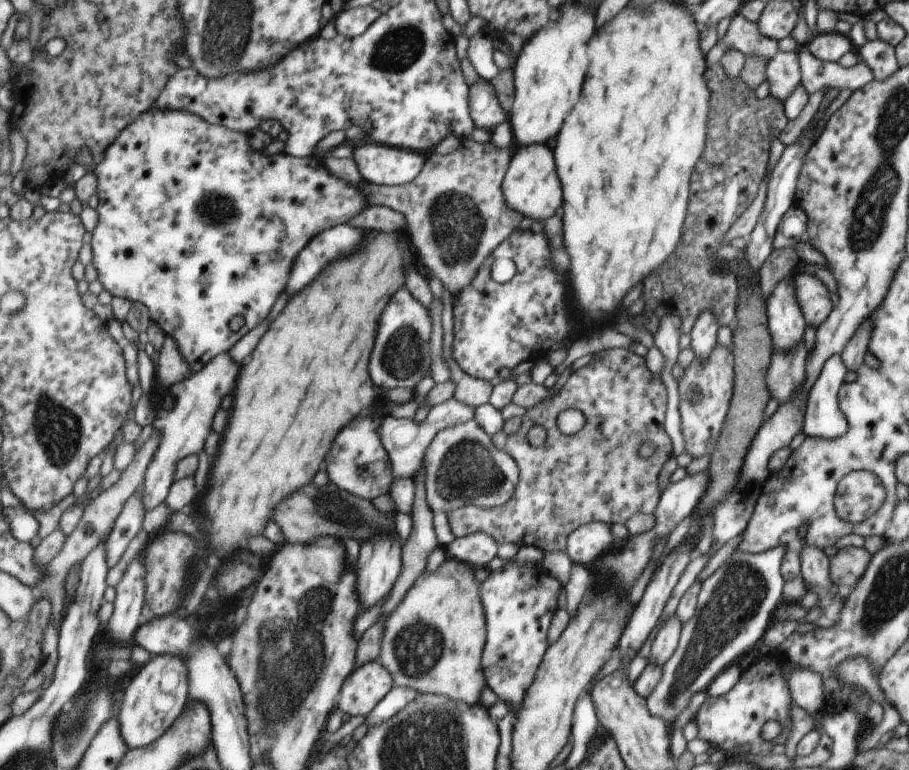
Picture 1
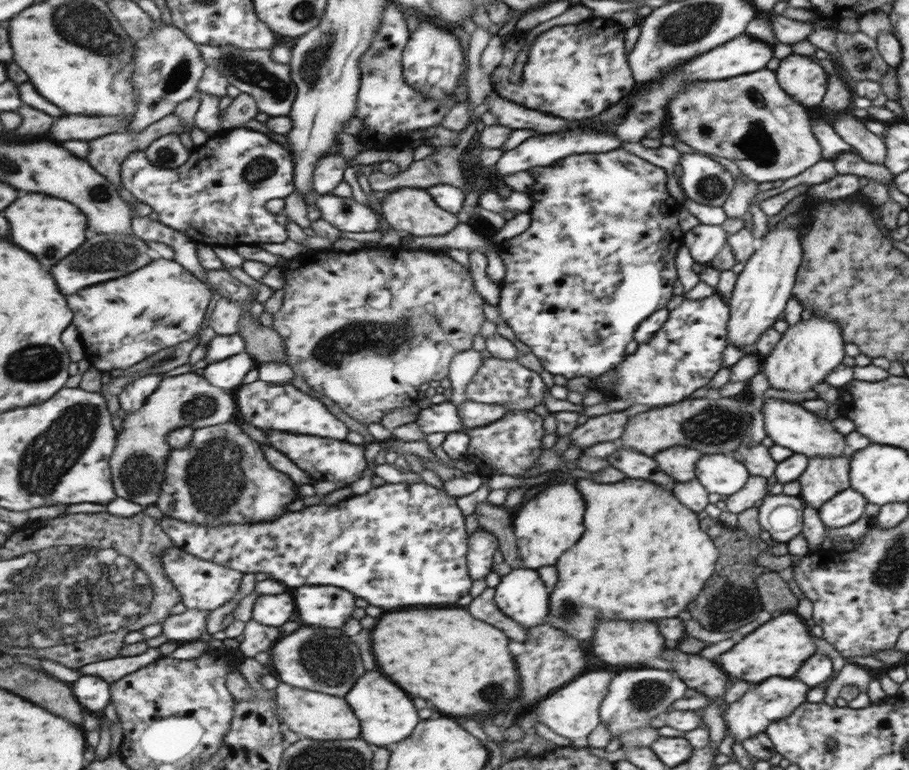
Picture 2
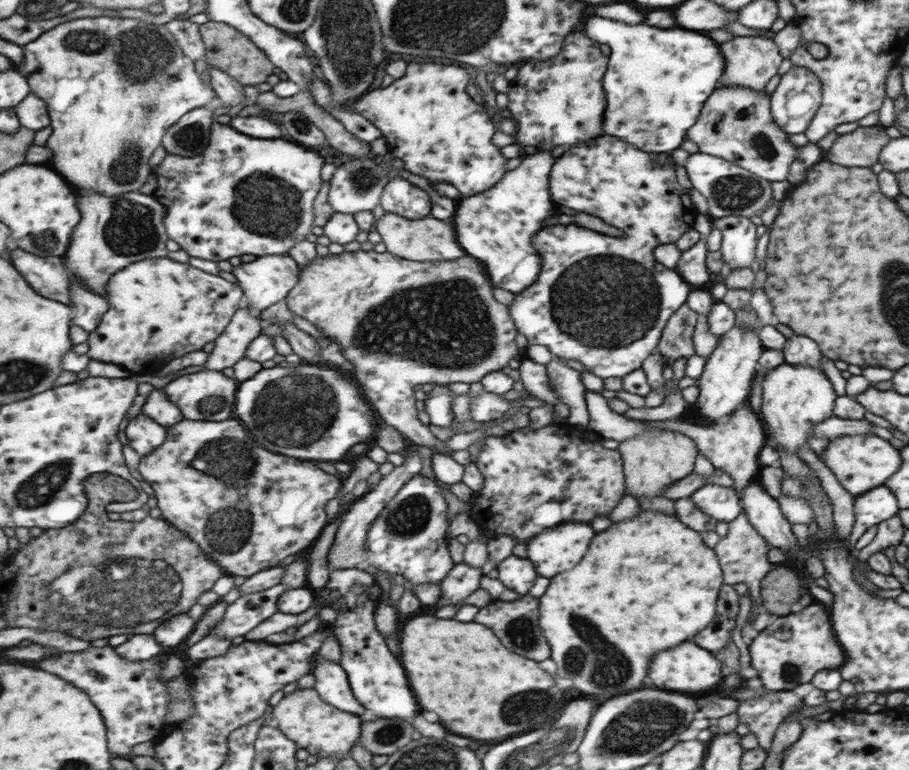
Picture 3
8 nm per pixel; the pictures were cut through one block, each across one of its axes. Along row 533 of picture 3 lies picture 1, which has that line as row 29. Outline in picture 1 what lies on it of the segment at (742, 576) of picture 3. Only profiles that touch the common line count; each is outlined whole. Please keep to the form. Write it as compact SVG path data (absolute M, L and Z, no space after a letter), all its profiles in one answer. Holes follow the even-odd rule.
M734 14L729 22L729 27L720 42L707 52L706 62L718 64L724 51L729 48L741 52L744 56L761 56L767 60L771 59L777 52L777 41L761 36L757 31L755 22L750 22Z

